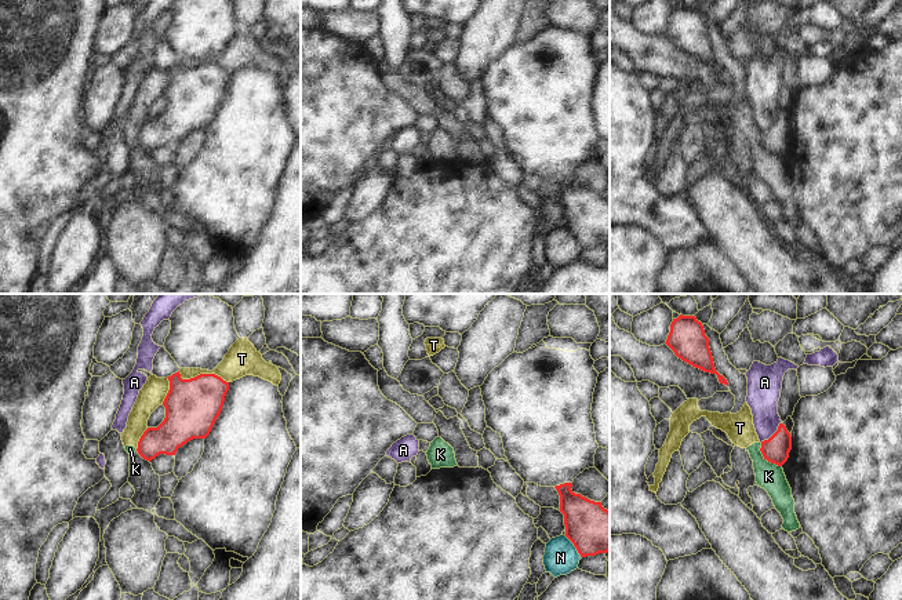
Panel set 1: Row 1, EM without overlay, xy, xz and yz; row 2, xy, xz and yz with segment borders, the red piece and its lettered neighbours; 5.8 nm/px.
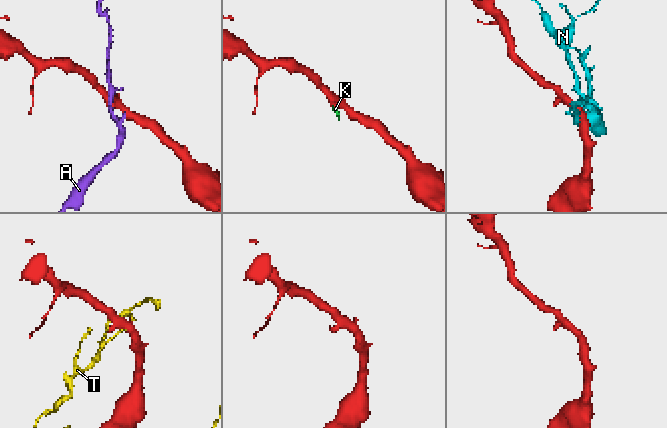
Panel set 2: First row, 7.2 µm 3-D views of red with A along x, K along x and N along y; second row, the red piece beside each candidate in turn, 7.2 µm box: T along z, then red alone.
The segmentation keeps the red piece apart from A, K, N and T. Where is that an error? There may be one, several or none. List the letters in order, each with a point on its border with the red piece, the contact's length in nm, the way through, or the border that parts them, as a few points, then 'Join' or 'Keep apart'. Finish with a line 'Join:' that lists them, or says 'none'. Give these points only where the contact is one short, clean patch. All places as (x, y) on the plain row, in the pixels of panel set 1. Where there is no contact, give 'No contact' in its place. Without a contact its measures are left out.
A: Touches red at yz (773, 126). Shared border 170 nm. Boundary: yz (781, 113), (767, 130), (760, 133). Keep apart
K: Touches red at yz (766, 149). Shared border 190 nm. Boundary: yz (760, 134), (763, 146), (770, 153), (781, 157). Keep apart
N: Touches red at xz (574, 236). Shared border 170 nm. Keep apart
T: Touches red at xy (202, 65). Shared border 300 nm. Keep apart
Join: none.

